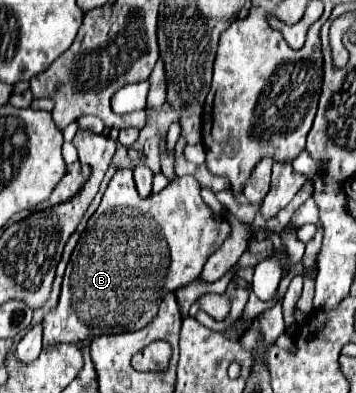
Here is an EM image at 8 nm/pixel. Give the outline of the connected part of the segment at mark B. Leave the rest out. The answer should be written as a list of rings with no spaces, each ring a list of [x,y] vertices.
[[[118,170],[72,252],[58,306],[44,316],[44,348],[144,328],[156,316],[166,292],[200,276],[206,260],[222,246],[230,230],[228,220],[214,214],[202,200],[196,178],[176,178],[162,192],[140,198],[132,170]]]

